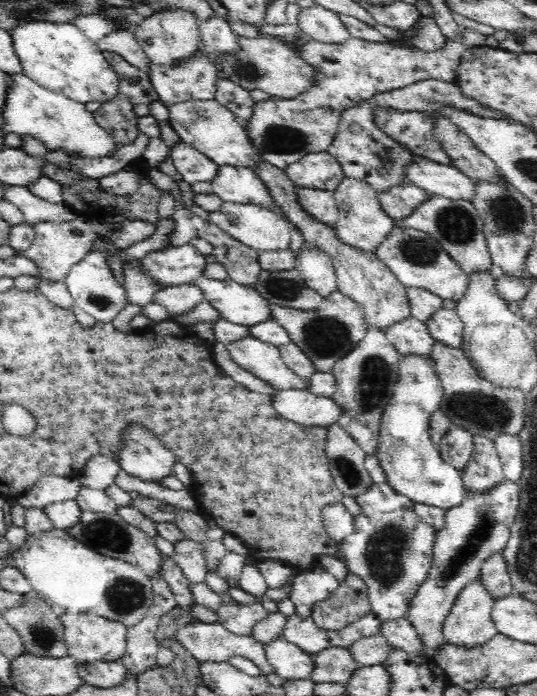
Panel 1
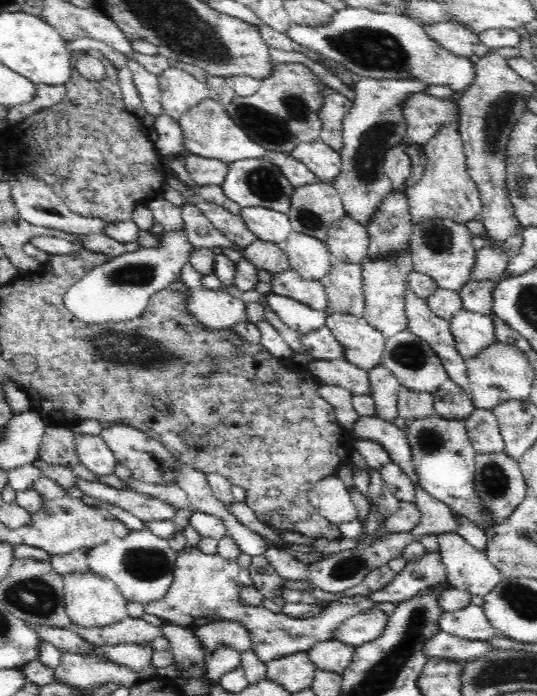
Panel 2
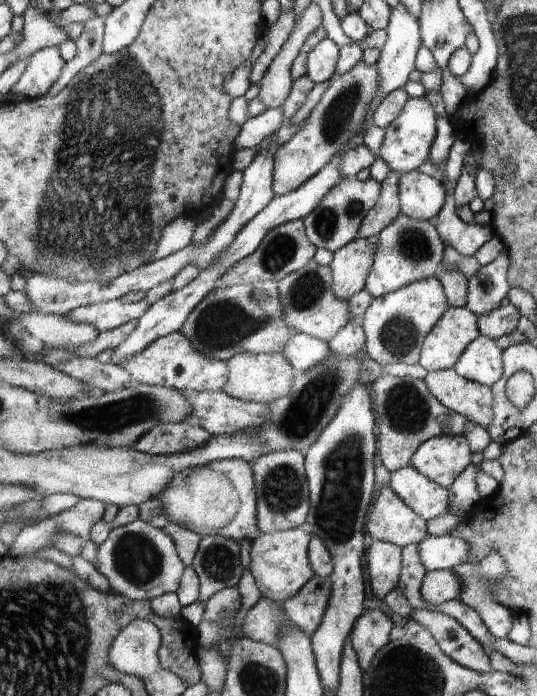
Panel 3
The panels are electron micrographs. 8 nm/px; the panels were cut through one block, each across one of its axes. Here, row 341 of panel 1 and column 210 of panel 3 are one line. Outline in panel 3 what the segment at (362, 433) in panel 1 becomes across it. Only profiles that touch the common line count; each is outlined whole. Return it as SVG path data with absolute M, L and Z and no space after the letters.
M183 334L163 336L149 344L132 359L123 359L120 367L127 370L136 384L160 385L171 389L194 389L197 391L222 391L228 380L226 362L213 361L193 349L191 342Z

